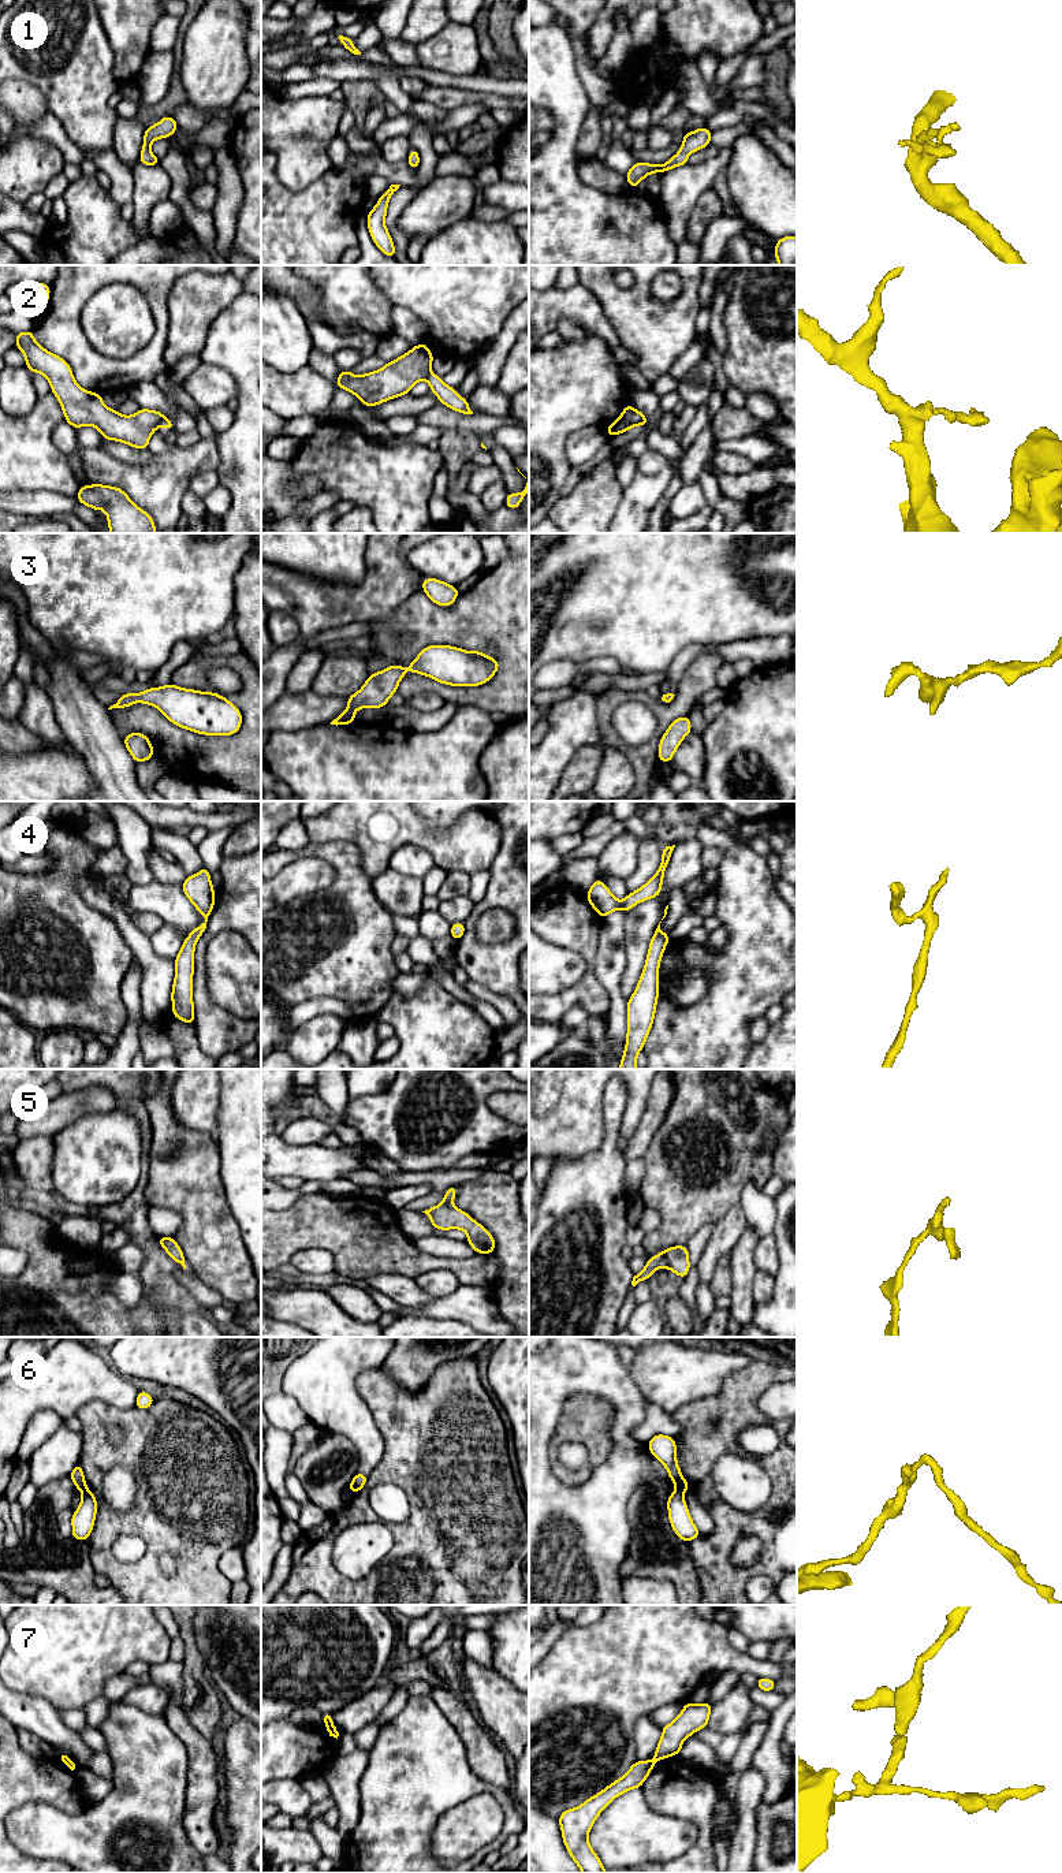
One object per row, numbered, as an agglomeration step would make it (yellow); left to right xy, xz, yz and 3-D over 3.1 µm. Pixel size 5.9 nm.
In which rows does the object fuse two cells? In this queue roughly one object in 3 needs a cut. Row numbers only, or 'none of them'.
2, 6, 7

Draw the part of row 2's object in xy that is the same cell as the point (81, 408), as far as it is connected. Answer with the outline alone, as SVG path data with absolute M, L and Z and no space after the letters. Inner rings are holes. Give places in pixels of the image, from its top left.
M33 331L19 332L16 335L15 347L21 349L26 366L31 373L42 373L51 383L51 390L62 405L66 421L75 429L92 425L98 429L103 439L116 440L133 446L138 450L148 448L150 435L160 427L160 422L165 418L163 413L157 410L139 409L135 414L127 417L109 409L104 405L103 398L97 392L89 392L77 384L70 365L51 351L38 345L33 336Z

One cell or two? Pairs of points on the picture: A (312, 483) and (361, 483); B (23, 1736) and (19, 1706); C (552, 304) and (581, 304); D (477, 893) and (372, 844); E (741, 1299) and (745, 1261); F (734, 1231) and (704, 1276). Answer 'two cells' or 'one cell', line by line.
A: two cells
B: two cells
C: one cell
D: two cells
E: one cell
F: one cell

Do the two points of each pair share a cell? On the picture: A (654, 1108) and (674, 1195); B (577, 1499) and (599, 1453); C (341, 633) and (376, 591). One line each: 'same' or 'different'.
A: different
B: different
C: different

